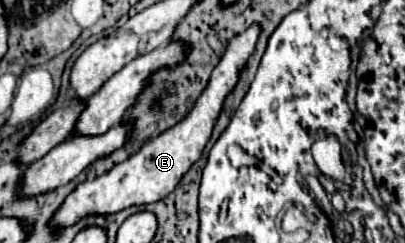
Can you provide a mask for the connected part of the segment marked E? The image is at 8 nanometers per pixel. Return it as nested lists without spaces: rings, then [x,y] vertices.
[[[253,23],[243,33],[235,35],[229,41],[221,61],[213,69],[205,91],[197,99],[195,107],[185,115],[185,119],[179,121],[177,125],[173,125],[171,129],[159,133],[157,137],[149,139],[135,155],[131,155],[123,163],[115,165],[111,171],[103,173],[101,177],[87,179],[85,183],[81,183],[65,199],[63,207],[59,207],[51,225],[65,227],[65,225],[73,225],[75,221],[79,221],[79,217],[87,217],[87,215],[95,215],[95,213],[99,213],[99,215],[117,213],[131,205],[145,205],[145,203],[165,199],[175,189],[175,185],[181,181],[181,177],[189,171],[189,167],[201,157],[201,153],[211,137],[211,131],[215,127],[215,121],[223,109],[223,101],[237,85],[239,73],[245,69],[247,59],[255,51],[255,43],[257,43],[259,35],[261,35],[261,27],[257,23]]]

